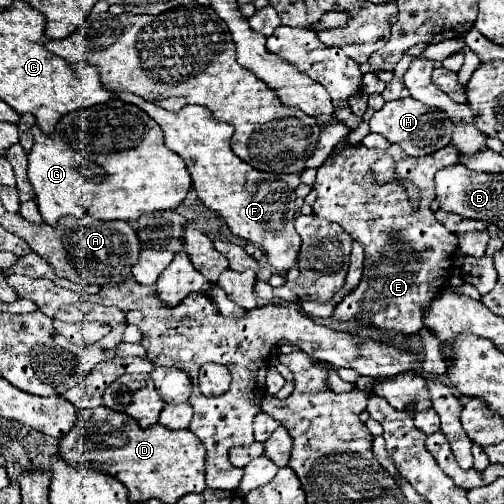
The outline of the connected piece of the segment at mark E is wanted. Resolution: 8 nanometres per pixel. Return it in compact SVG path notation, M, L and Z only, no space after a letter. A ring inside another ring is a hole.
M345 141L345 145L339 149L339 153L335 153L333 157L329 157L317 171L317 179L313 183L313 189L317 191L317 201L313 205L313 213L317 213L319 217L327 219L327 221L335 221L339 223L343 229L357 243L363 245L365 249L365 269L363 269L363 279L359 283L357 289L353 289L337 307L333 317L335 319L345 319L345 321L361 321L365 325L371 325L375 329L381 331L395 331L395 333L405 333L405 335L415 335L421 327L423 327L423 309L431 303L431 299L447 285L449 281L449 271L451 271L451 257L457 249L457 237L453 233L449 233L431 213L429 203L435 199L435 187L433 187L433 177L439 169L449 167L453 163L459 161L459 153L453 145L447 145L445 149L439 149L431 155L425 157L409 157L405 155L405 151L397 145L391 145L389 149L381 151L381 149L367 149L361 143L351 145L349 141ZM385 153L389 153L391 157L399 157L397 159L397 175L413 181L417 187L421 187L421 209L413 211L407 199L407 193L403 187L395 185L395 183L387 183L387 185L375 185L373 181L373 173L371 173L371 165L383 157Z

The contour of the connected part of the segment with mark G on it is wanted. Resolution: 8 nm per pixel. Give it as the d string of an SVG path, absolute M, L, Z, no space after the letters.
M111 97L107 103L93 105L67 113L55 125L51 135L41 133L39 127L31 129L35 145L29 151L27 177L35 189L35 203L45 223L55 225L59 217L91 215L95 219L121 219L135 221L143 213L175 209L191 189L191 177L185 161L165 147L161 127L139 107Z

